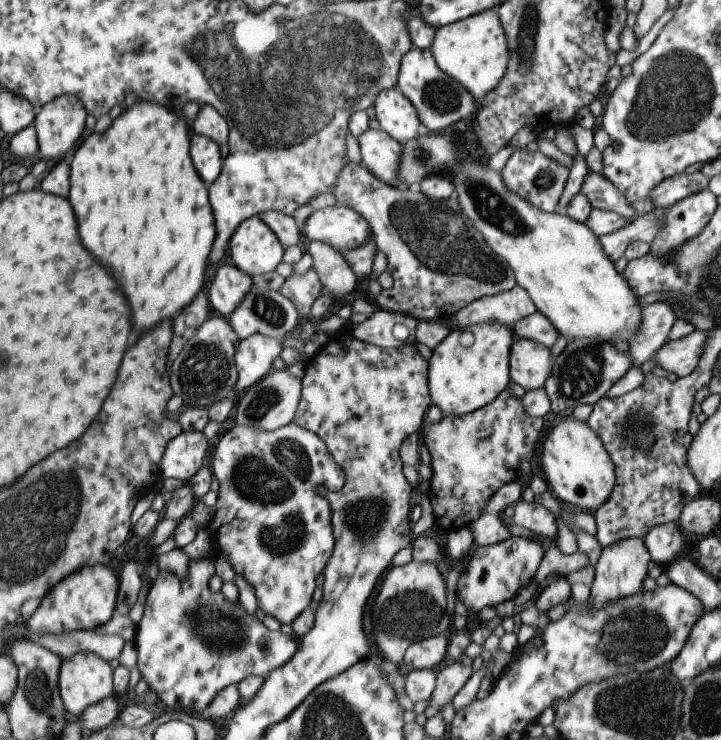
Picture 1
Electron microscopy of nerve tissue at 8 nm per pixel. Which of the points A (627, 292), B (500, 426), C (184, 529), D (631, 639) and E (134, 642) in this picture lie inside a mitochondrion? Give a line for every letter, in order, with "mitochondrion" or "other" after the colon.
A: other
B: other
C: other
D: mitochondrion
E: other

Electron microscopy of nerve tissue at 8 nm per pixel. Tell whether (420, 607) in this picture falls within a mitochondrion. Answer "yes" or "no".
yes

